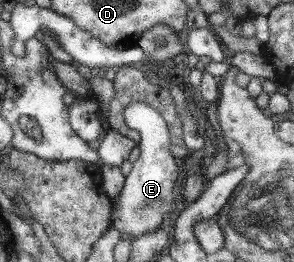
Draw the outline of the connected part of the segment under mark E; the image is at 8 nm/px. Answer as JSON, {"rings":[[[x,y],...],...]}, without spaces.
{"rings":[[[136,101],[124,109],[123,117],[127,128],[138,134],[136,145],[140,153],[130,173],[125,177],[121,192],[112,200],[111,228],[121,233],[122,237],[132,239],[157,228],[167,219],[167,213],[174,207],[174,203],[181,203],[172,192],[178,177],[179,162],[169,152],[167,123],[152,107],[142,101]]]}

